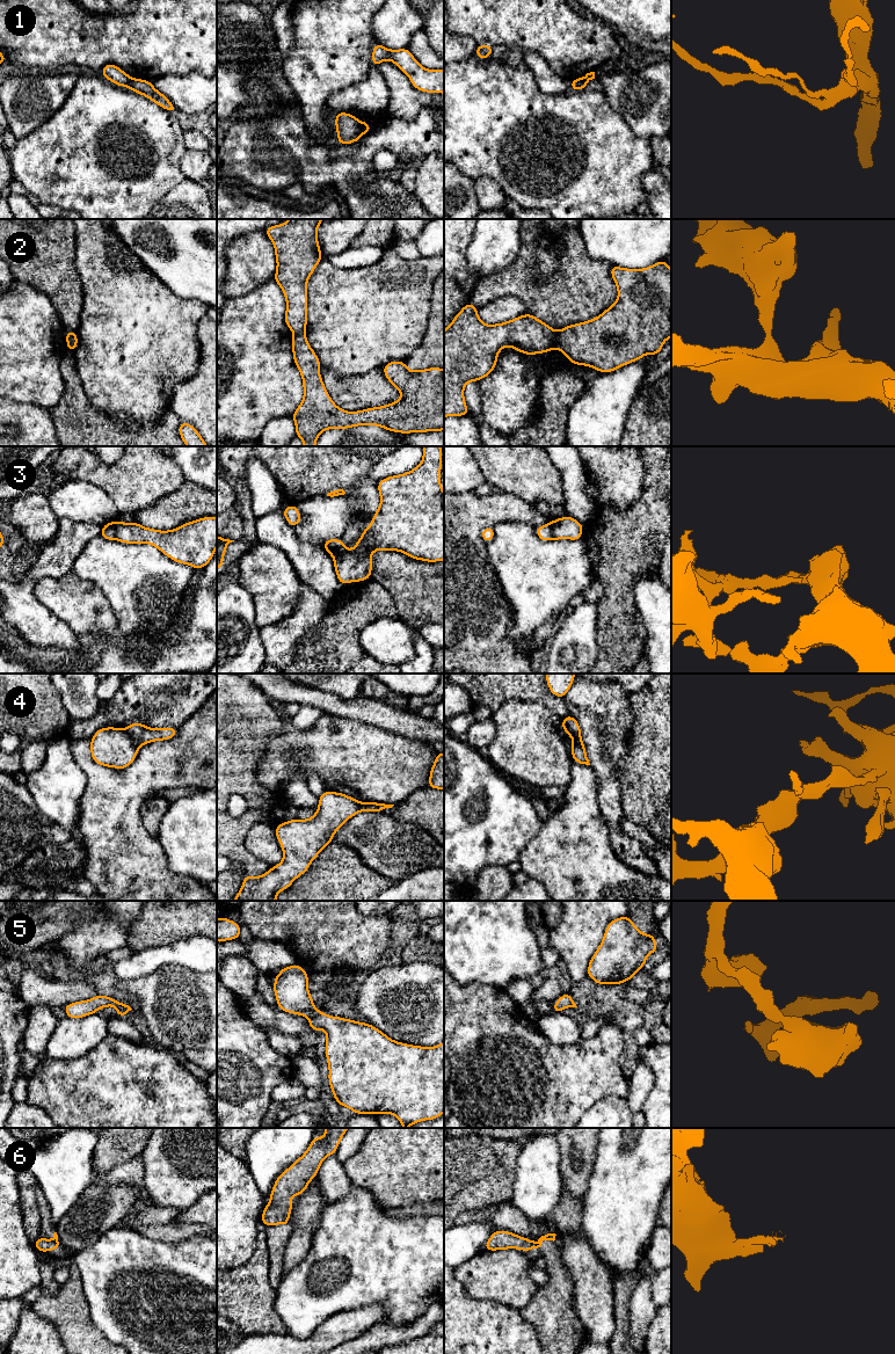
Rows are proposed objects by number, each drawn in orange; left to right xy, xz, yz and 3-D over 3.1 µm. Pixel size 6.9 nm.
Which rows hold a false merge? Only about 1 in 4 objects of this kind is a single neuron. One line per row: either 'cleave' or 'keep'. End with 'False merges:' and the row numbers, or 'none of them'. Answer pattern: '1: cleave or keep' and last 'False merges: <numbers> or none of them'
1: cleave
2: cleave
3: cleave
4: cleave
5: keep
6: cleave
False merges: 1, 2, 3, 4, 6

